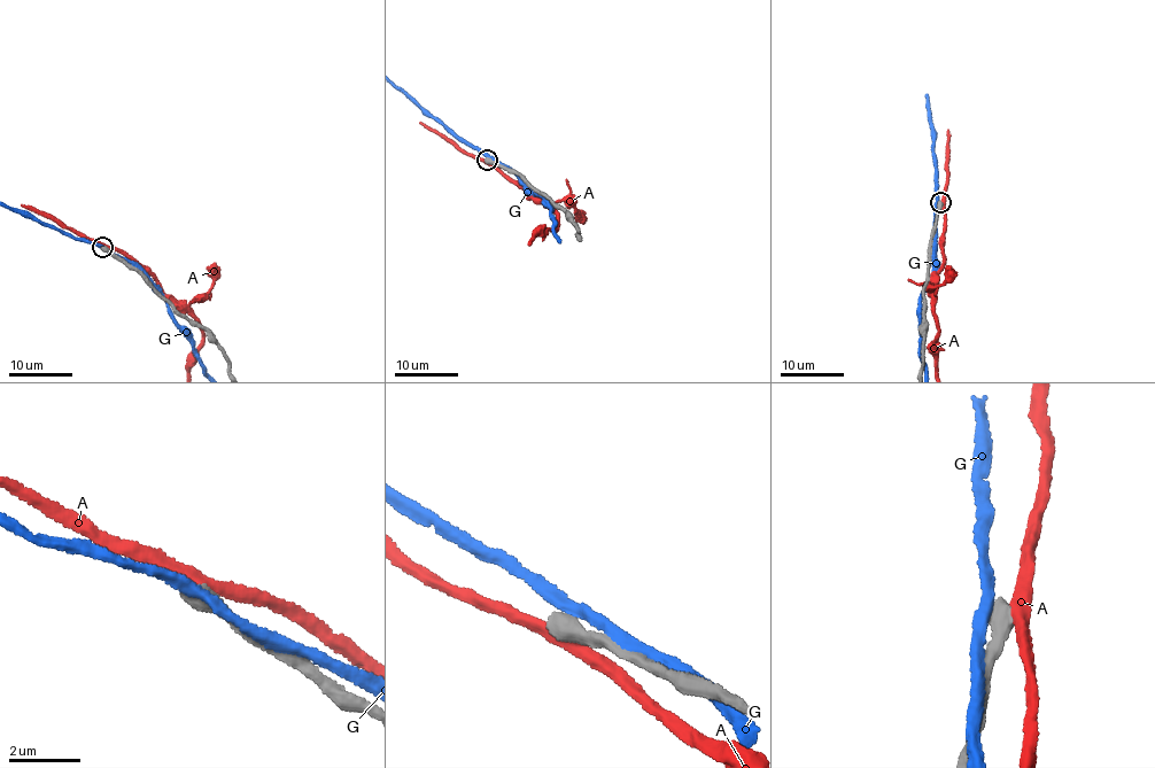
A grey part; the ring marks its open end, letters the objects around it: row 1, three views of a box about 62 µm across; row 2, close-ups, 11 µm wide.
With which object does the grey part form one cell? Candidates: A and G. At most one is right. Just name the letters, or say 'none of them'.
none of them

